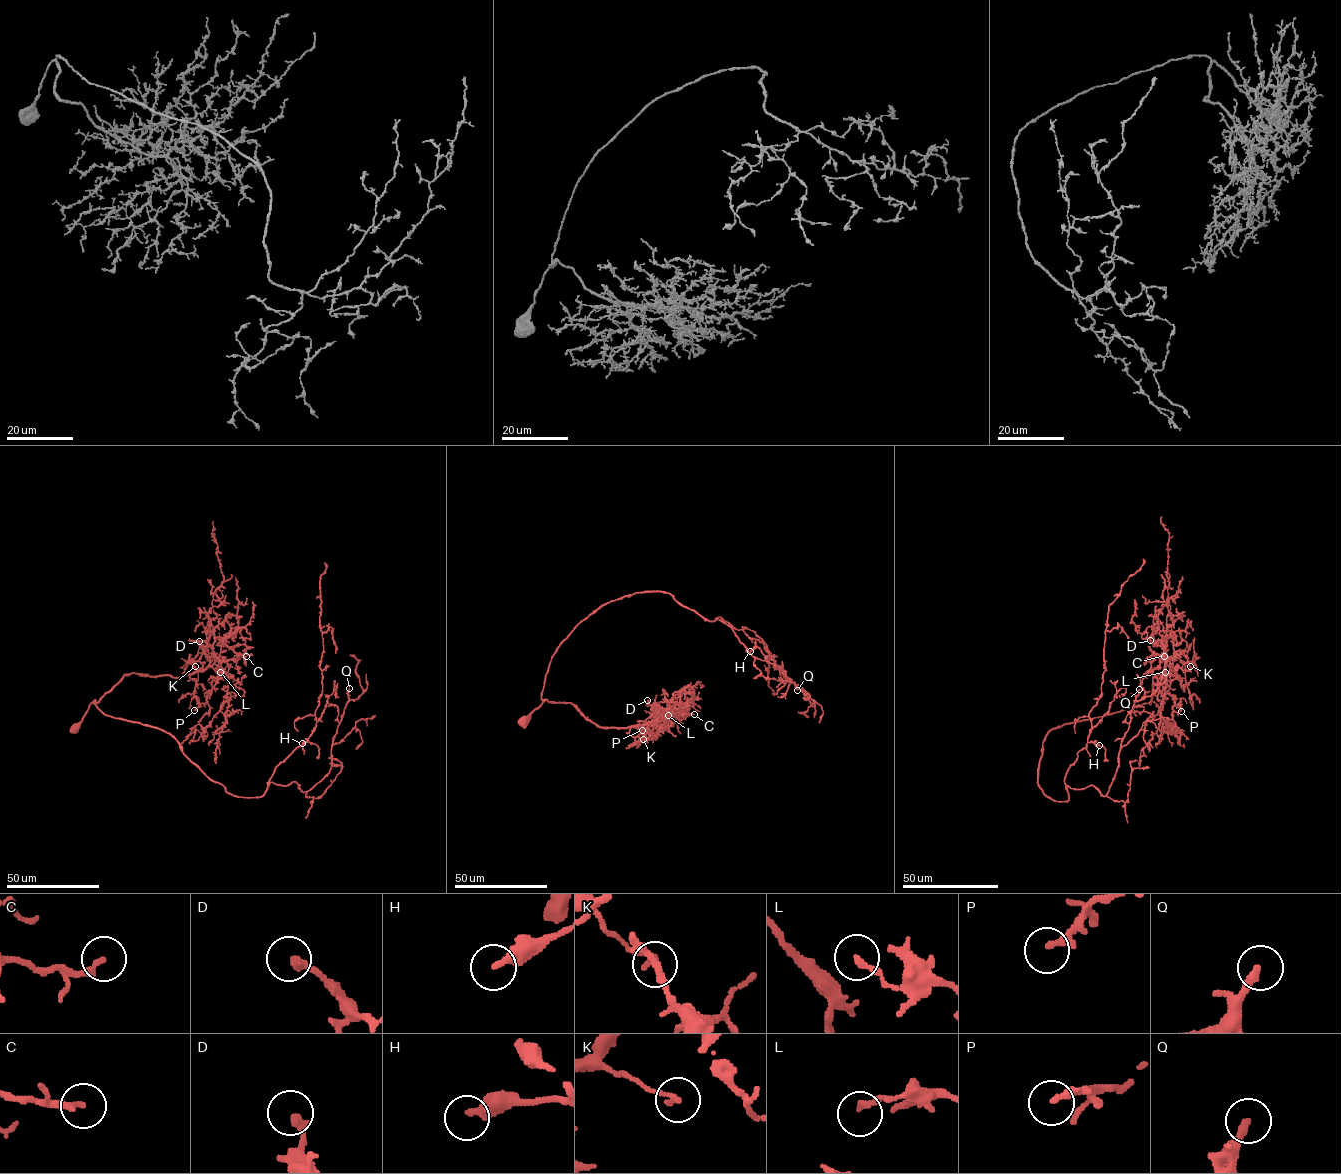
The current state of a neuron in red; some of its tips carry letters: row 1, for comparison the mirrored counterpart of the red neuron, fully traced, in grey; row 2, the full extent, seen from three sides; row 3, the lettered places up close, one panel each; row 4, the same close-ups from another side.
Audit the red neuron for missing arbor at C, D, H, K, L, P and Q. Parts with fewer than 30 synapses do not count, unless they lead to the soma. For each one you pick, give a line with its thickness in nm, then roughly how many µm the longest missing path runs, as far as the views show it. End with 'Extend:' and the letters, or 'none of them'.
P: calibre 240 nm; missing 25 µm
Q: calibre 280 nm; missing 60 µm
Extend: P, Q

